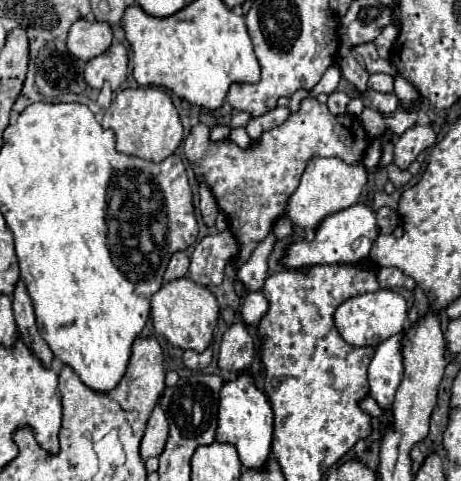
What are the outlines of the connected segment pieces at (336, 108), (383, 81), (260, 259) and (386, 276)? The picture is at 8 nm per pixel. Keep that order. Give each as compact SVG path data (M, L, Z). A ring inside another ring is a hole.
M335 90L333 94L329 94L329 100L327 100L327 106L333 114L343 114L347 110L347 104L349 104L349 96L341 90Z
M371 74L367 86L377 92L393 92L393 78L389 74Z
M269 232L269 236L253 250L249 262L245 262L239 268L237 278L243 282L243 286L249 292L263 288L265 278L267 278L267 260L269 260L269 254L273 250L273 244L275 244L275 236L273 236L273 232Z
M379 268L377 280L379 280L381 288L407 288L407 290L415 288L415 280L405 276L397 268Z

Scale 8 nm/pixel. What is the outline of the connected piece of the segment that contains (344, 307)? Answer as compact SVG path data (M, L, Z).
M377 290L371 294L361 294L345 300L333 314L335 326L343 340L351 346L379 346L389 336L399 334L405 328L407 304L405 298L391 290Z

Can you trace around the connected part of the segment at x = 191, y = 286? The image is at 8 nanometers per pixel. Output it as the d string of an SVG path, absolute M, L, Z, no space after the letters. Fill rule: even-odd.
M185 276L181 280L167 282L159 288L159 292L151 298L151 318L155 332L165 336L173 346L203 352L211 344L213 330L219 318L219 304L209 288L195 284Z

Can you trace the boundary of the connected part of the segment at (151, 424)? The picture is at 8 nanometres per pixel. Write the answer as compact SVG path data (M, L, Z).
M155 406L155 410L151 412L151 418L147 422L143 440L141 440L141 458L143 460L147 460L151 456L159 456L163 452L165 442L167 442L167 432L169 432L167 418L165 418L161 406Z

